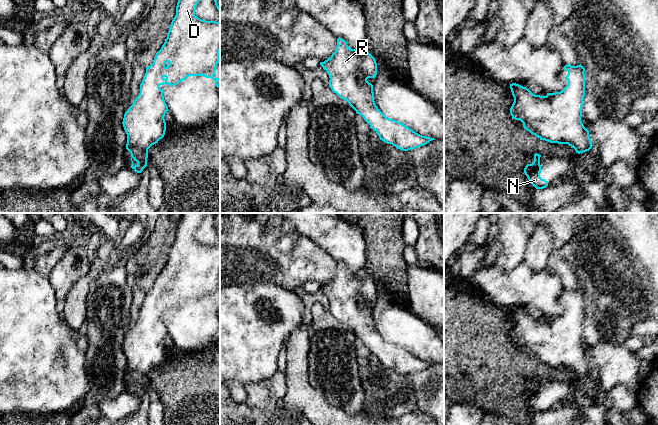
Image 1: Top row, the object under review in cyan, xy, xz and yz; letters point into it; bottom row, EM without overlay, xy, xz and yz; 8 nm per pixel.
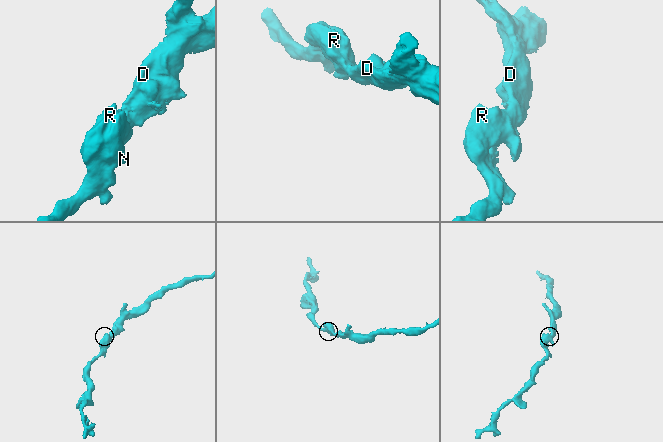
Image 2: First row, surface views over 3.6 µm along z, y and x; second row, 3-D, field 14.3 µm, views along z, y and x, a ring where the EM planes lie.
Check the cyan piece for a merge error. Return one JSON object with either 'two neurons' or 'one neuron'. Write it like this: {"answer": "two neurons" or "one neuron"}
{"answer": "one neuron"}

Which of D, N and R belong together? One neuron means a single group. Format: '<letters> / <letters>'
D N R

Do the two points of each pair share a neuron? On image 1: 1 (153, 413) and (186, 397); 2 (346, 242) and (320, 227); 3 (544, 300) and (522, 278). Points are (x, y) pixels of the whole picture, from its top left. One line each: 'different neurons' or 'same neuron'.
1: different neurons
2: same neuron
3: same neuron

